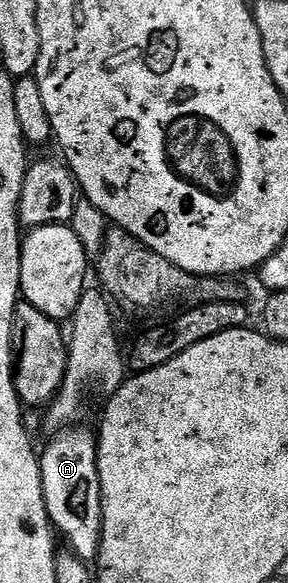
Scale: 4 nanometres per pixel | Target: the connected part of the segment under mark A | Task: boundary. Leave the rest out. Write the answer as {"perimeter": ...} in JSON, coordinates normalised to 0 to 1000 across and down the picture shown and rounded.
{"perimeter":[[[233,729],[184,741],[188,748],[139,774],[139,811],[153,839],[153,866],[167,873],[174,895],[188,899],[198,923],[219,925],[226,937],[267,959],[313,969],[340,957],[340,942],[354,926],[354,840],[340,810],[340,756],[323,738],[274,729]]]}

